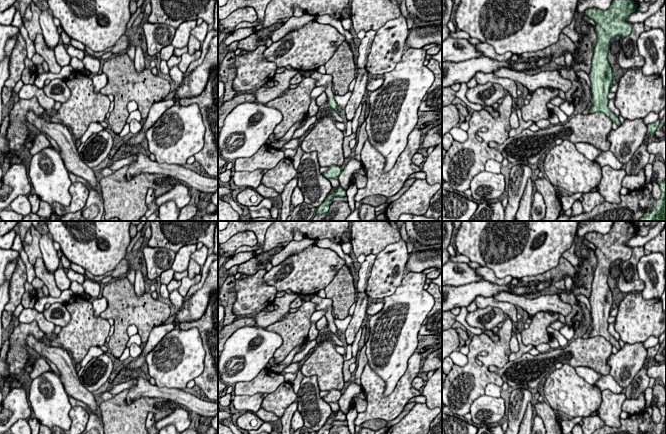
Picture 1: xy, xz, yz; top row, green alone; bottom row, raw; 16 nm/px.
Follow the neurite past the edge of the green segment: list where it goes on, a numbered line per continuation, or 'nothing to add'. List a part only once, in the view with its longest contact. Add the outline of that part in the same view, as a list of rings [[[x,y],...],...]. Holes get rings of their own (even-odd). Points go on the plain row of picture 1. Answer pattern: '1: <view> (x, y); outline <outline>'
1: xz (321, 303); outline [[[317,294],[311,298],[310,300],[311,302],[316,304],[316,310],[325,310],[325,317],[327,319],[328,322],[333,321],[334,322],[334,315],[332,313],[332,304],[333,301],[332,299],[329,298],[322,298],[320,296],[318,296]]]

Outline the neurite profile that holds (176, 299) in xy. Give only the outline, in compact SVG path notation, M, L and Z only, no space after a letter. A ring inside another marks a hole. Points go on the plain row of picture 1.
M174 290L170 292L169 300L171 304L178 309L182 306L184 302L184 297L178 292L178 290Z

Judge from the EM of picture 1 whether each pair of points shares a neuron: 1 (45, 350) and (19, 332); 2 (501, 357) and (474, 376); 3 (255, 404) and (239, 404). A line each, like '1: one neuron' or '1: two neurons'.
1: two neurons
2: one neuron
3: one neuron

